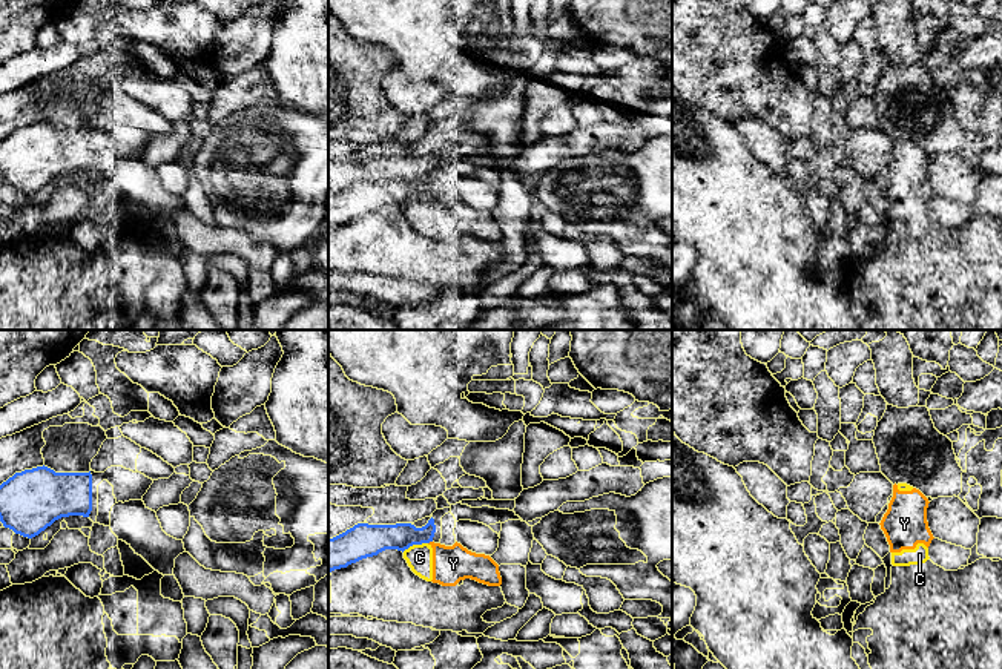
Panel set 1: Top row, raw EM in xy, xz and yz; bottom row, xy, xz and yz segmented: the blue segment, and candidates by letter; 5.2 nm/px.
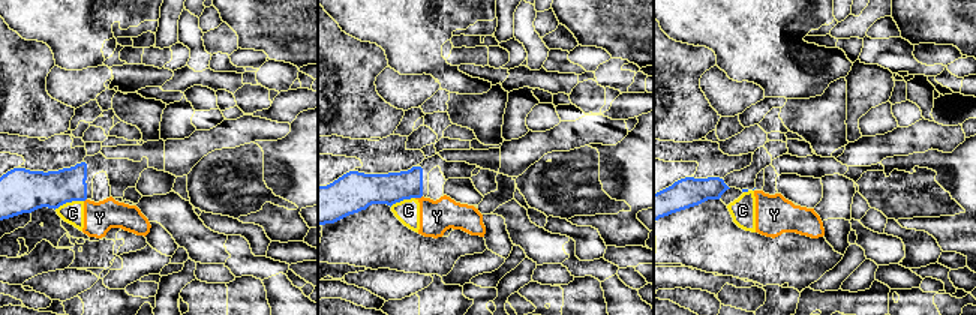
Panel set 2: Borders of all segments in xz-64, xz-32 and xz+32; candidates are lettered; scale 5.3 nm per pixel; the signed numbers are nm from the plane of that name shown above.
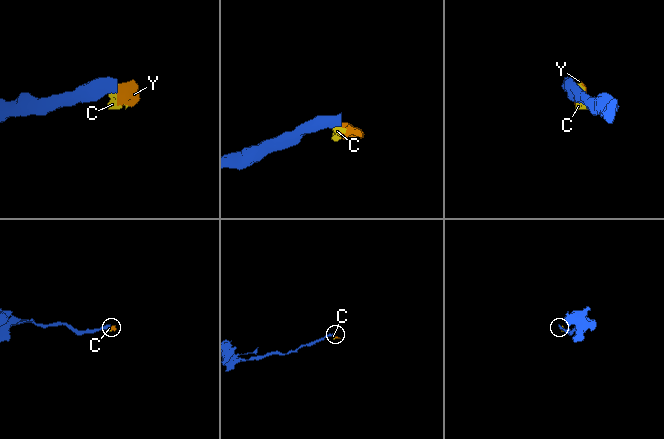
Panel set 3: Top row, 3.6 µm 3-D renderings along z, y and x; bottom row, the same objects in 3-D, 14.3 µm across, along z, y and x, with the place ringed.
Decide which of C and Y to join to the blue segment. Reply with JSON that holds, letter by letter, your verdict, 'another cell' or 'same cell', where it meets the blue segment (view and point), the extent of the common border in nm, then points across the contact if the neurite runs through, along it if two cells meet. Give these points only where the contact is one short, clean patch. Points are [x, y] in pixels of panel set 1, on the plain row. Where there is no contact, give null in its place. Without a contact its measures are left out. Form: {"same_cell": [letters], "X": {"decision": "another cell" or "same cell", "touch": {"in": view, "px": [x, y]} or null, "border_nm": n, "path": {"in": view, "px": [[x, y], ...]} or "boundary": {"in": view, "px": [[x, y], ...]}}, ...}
{"same_cell": [], "C": {"decision": "another cell", "touch": {"in": "xz", "px": [415, 200]}, "border_nm": 140, "boundary": {"in": "xz", "px": [[427, 198], [410, 201], [402, 207]]}}, "Y": {"decision": "another cell", "touch": {"in": "xz", "px": [430, 197]}, "border_nm": 30, "boundary": {"in": "xz", "px": [[431, 197], [428, 200]]}}}

